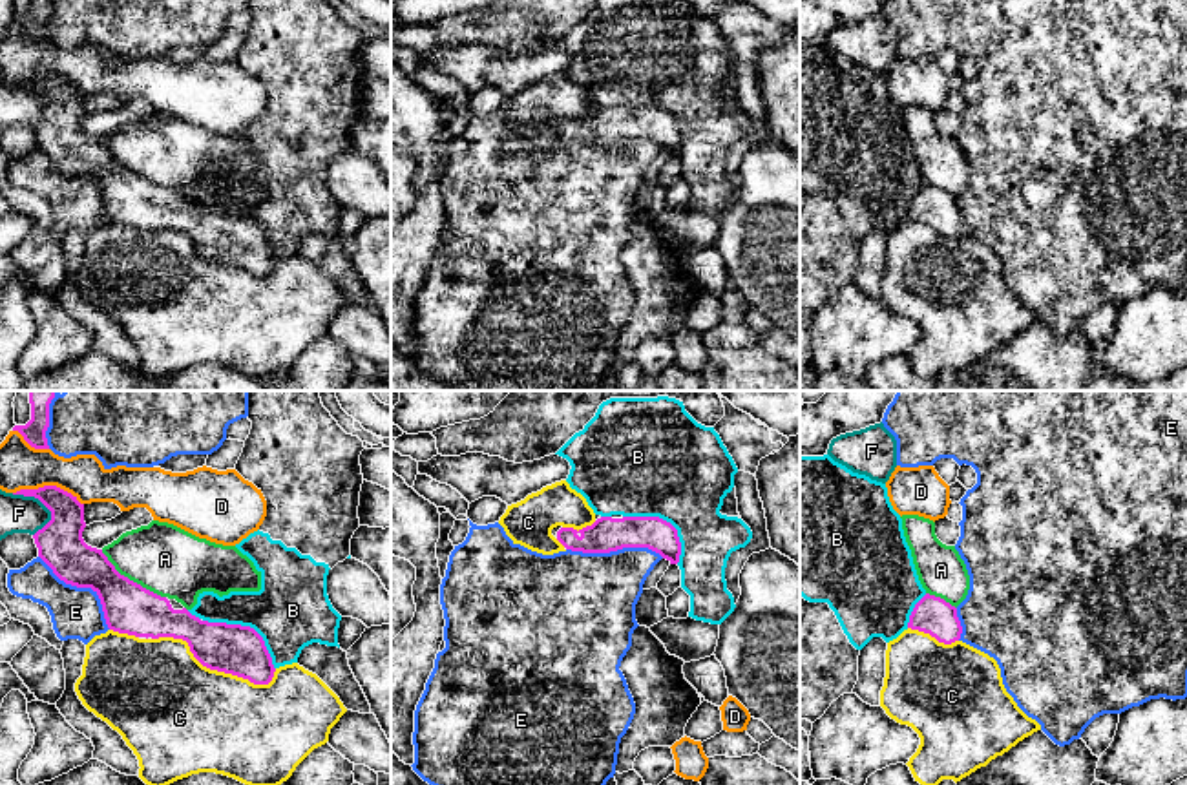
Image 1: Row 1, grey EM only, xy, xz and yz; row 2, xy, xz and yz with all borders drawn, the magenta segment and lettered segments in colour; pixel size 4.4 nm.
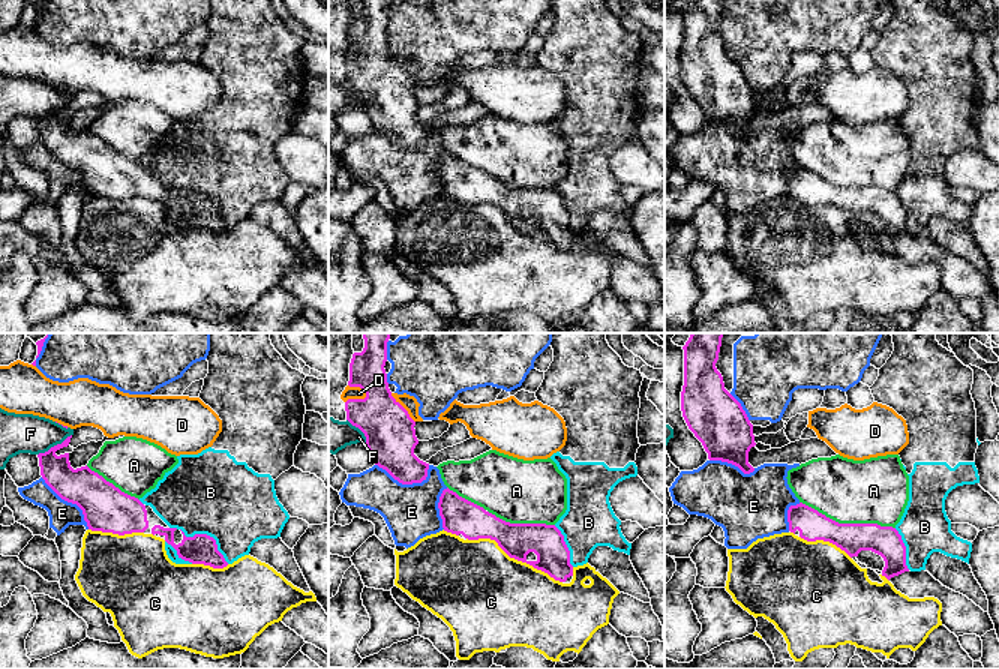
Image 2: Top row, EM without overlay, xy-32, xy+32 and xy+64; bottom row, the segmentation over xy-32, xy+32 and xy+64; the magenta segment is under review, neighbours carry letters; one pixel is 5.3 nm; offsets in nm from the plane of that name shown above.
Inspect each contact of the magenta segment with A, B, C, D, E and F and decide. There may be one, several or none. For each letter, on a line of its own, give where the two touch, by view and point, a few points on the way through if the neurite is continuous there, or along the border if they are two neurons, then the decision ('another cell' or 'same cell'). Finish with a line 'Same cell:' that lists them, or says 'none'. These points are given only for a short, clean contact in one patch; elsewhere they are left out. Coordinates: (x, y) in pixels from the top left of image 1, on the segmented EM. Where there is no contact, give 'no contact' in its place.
A: contact xy (132, 581); another cell
B: contact xy (249, 627); another cell
C: contact xy (214, 669); another cell
D: contact xy (48, 486); another cell
E: contact xy (84, 586); another cell
F: contact xy (35, 497); border xy (11, 493), (35, 497), (50, 512), (52, 519); another cell
Same cell: none

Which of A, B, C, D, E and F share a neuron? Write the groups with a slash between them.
A / B / C / D / E / F

